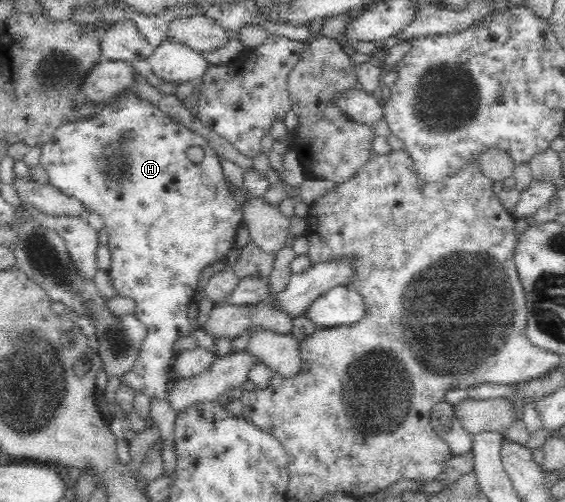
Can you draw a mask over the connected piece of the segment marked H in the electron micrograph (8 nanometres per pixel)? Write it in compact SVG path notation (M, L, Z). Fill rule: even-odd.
M130 90L130 92L126 93L123 97L116 99L115 103L102 104L101 112L95 114L93 117L62 125L53 134L52 138L41 146L40 166L46 170L49 176L49 182L54 188L61 190L62 193L69 195L70 197L80 200L89 212L97 212L102 217L104 222L103 228L108 233L107 246L111 252L111 261L107 269L108 278L110 278L112 288L114 288L119 297L126 297L134 301L135 310L133 315L136 317L136 320L140 322L140 325L146 329L146 334L144 334L141 344L138 344L140 345L140 348L138 348L138 358L136 358L136 362L130 366L130 370L126 370L126 372L120 376L120 386L127 386L134 390L135 393L142 393L150 399L154 426L158 430L159 439L162 441L162 449L160 452L164 458L166 474L172 473L175 471L177 462L176 440L174 439L177 415L169 409L165 397L166 390L172 378L171 371L175 359L173 345L181 336L190 335L193 328L190 325L190 318L188 318L188 306L193 302L192 297L199 286L198 281L201 272L207 266L225 260L226 254L235 247L236 233L238 228L243 224L245 210L236 200L234 200L234 194L228 189L228 184L226 184L226 181L223 178L220 159L215 154L214 148L209 142L196 134L196 132L174 122L165 111L161 111L155 104L151 105L148 101L142 101L135 90ZM192 146L200 146L204 151L204 157L199 164L193 163L192 160L188 158L188 150L190 150Z

